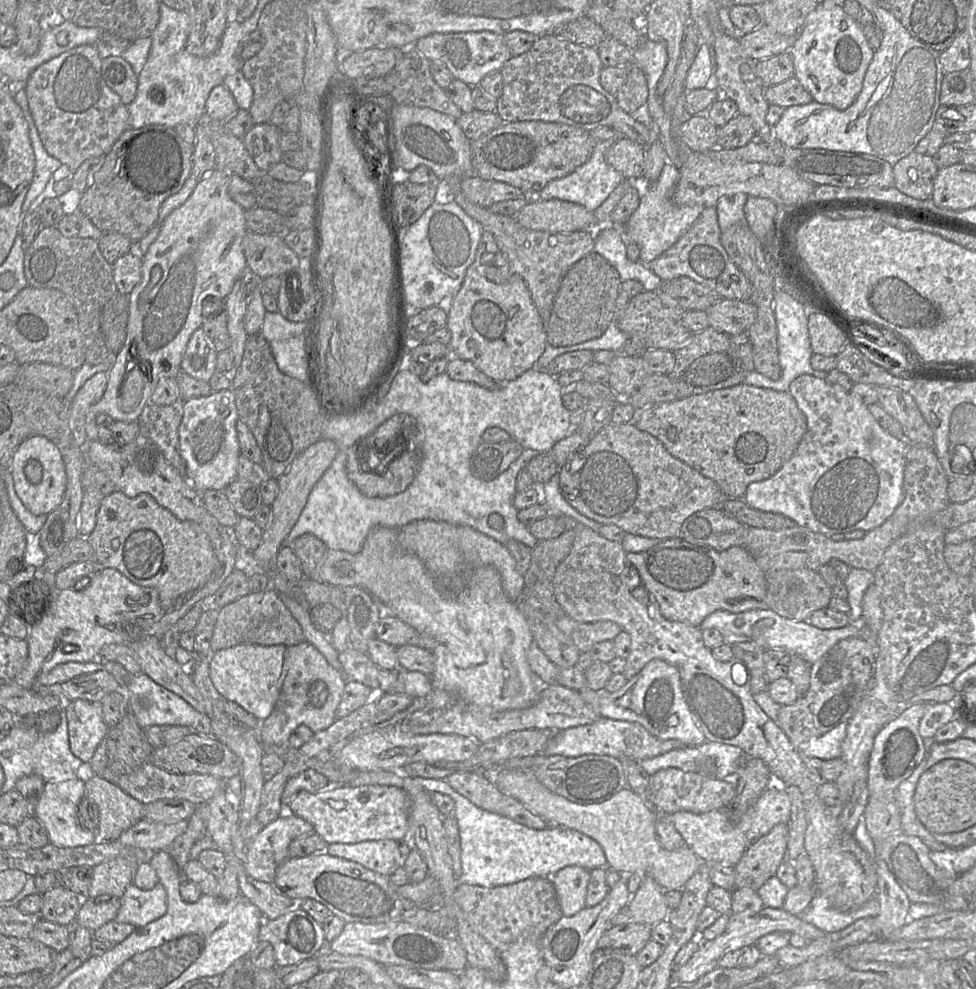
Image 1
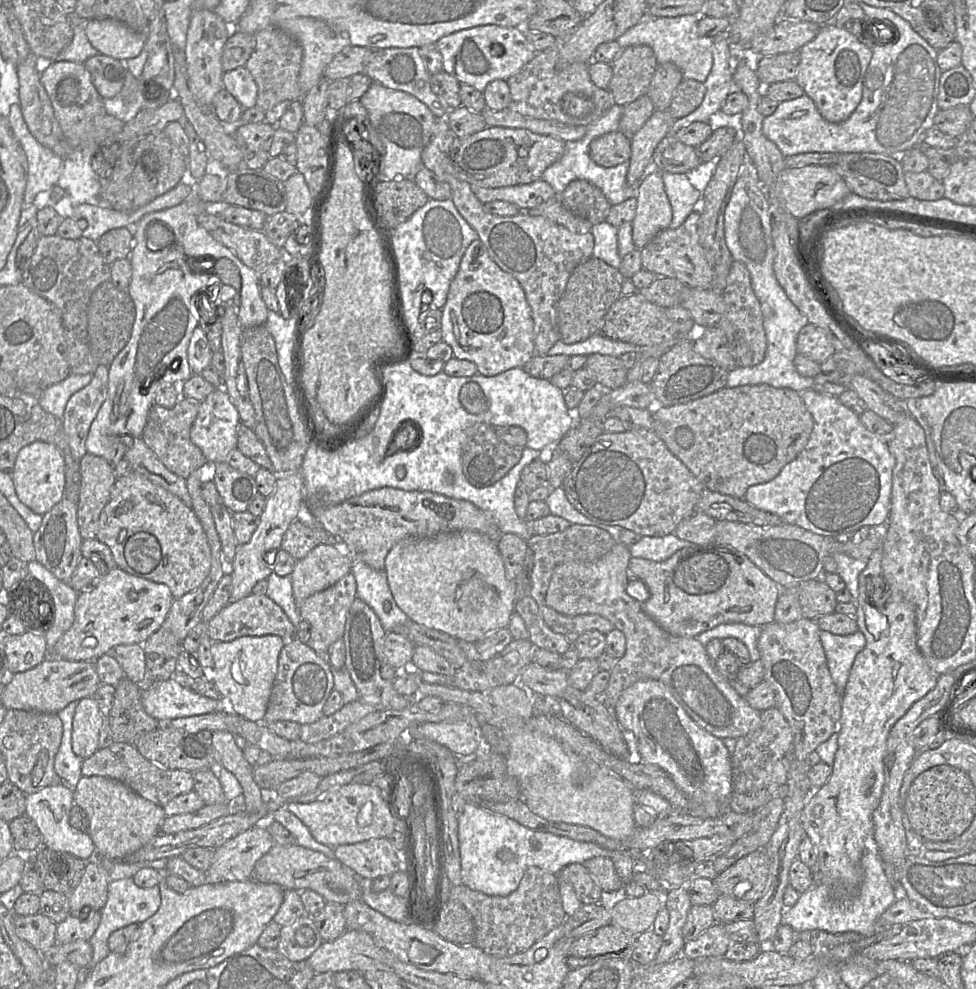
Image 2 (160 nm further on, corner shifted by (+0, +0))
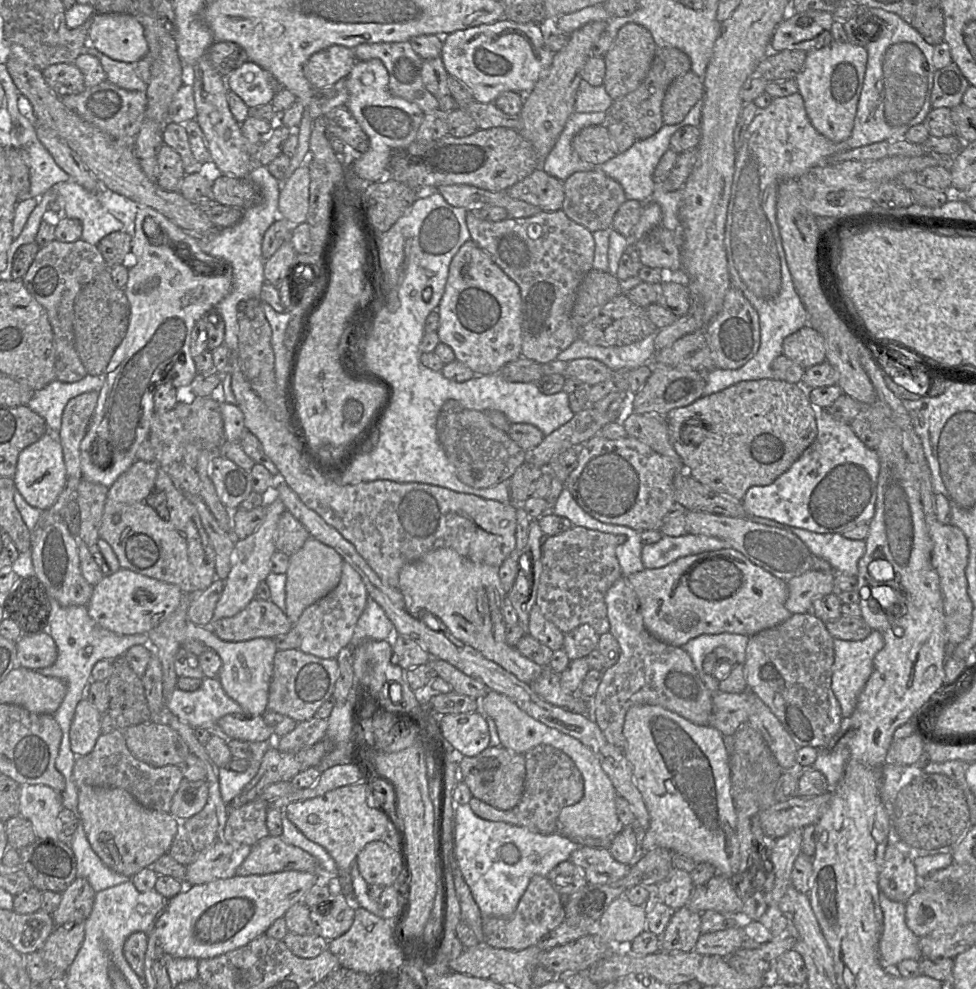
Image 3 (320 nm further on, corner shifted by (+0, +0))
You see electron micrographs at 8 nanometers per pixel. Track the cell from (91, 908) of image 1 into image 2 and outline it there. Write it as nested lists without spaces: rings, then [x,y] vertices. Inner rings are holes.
[[[80,911],[70,913],[63,922],[57,925],[56,944],[91,939],[100,924],[101,911],[90,911],[86,919],[80,919],[79,914],[81,914]]]

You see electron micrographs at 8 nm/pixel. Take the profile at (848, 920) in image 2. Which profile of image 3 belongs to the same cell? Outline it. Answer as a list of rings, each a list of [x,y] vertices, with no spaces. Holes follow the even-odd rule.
[[[881,891],[879,902],[883,912],[883,930],[878,944],[880,965],[895,971],[896,965],[904,959],[920,960],[920,937],[907,927],[905,903],[892,901]]]

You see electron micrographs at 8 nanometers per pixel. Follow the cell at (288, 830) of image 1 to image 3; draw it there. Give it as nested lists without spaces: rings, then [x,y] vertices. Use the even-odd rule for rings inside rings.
[[[226,841],[216,842],[209,848],[198,853],[196,859],[190,865],[186,866],[185,885],[203,885],[214,880],[234,877],[238,867],[249,855],[251,847],[247,844],[231,844]]]

